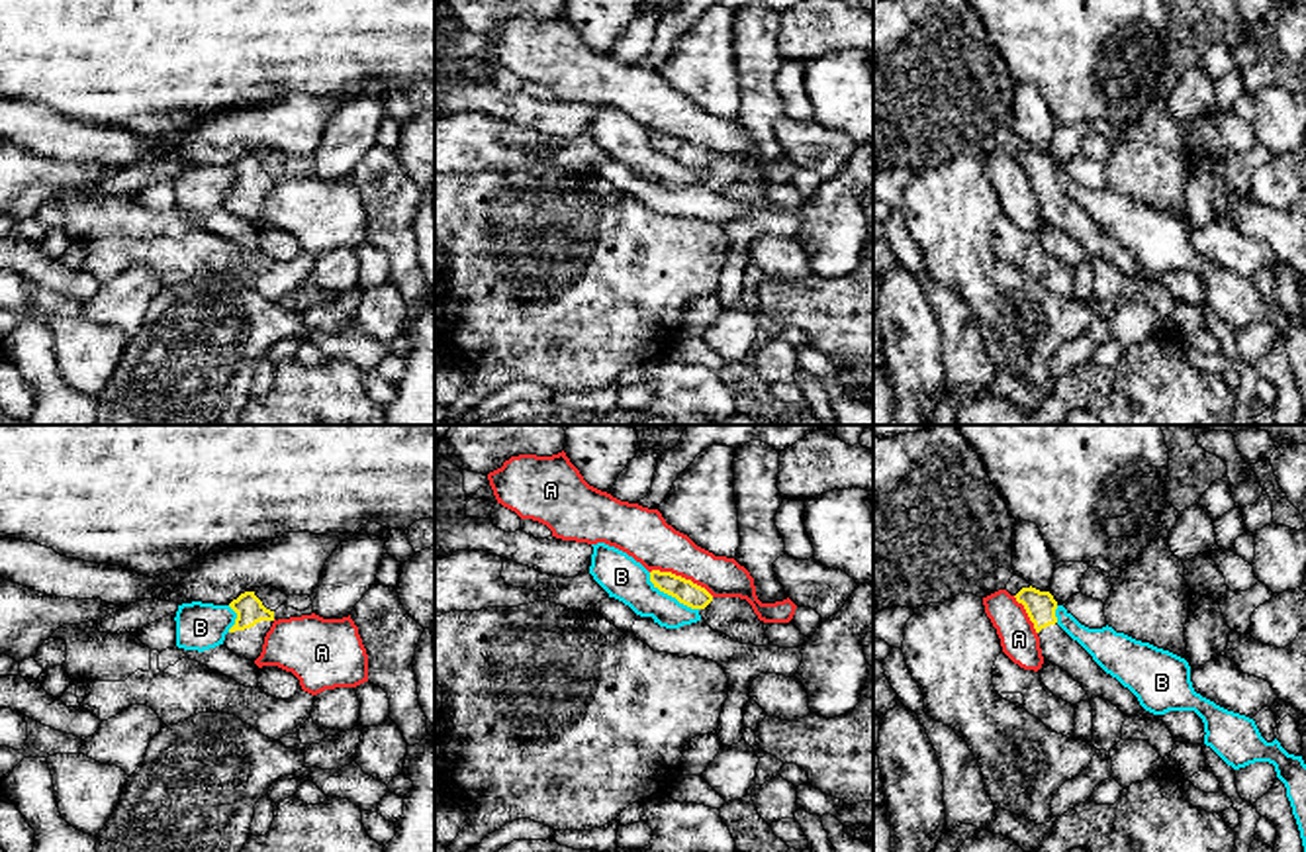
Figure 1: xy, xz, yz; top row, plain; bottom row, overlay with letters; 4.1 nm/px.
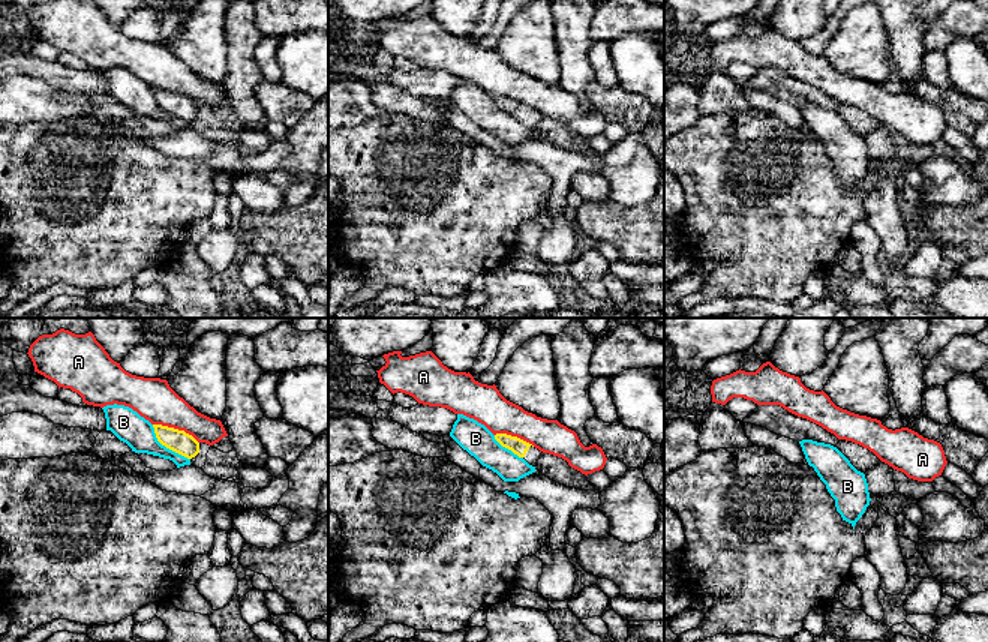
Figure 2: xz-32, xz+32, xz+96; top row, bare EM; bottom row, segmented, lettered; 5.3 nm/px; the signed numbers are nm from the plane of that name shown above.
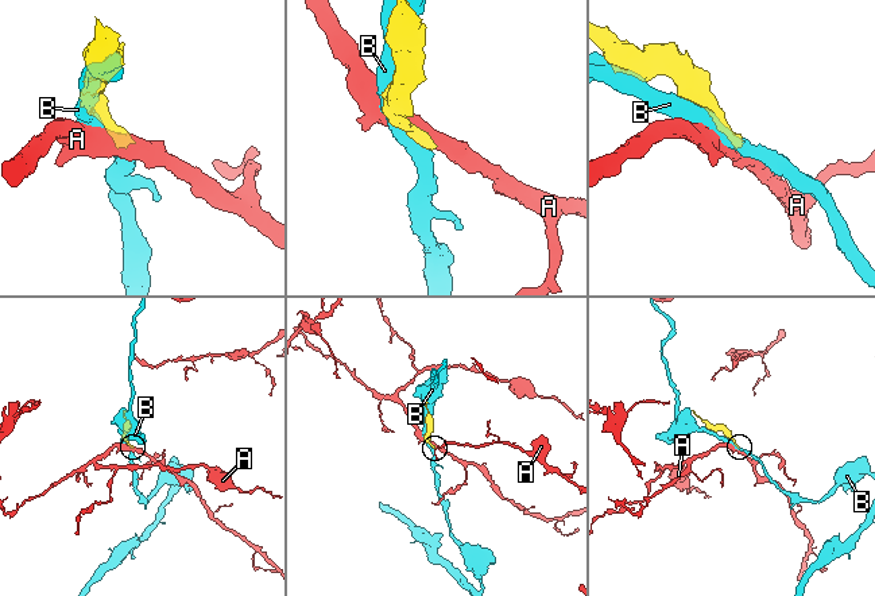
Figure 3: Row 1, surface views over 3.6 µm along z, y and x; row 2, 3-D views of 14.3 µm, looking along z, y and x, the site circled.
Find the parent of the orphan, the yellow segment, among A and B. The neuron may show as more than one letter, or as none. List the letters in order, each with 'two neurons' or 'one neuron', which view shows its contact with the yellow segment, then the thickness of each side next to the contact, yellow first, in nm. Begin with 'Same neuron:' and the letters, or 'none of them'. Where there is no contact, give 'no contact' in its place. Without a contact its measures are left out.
Same neuron: none of them
A: two neurons; meets yellow in xz; 100 nm thick on the yellow side, 220 nm on the other
B: two neurons; meets yellow in xz; 100 nm thick on the yellow side, 180 nm on the other

